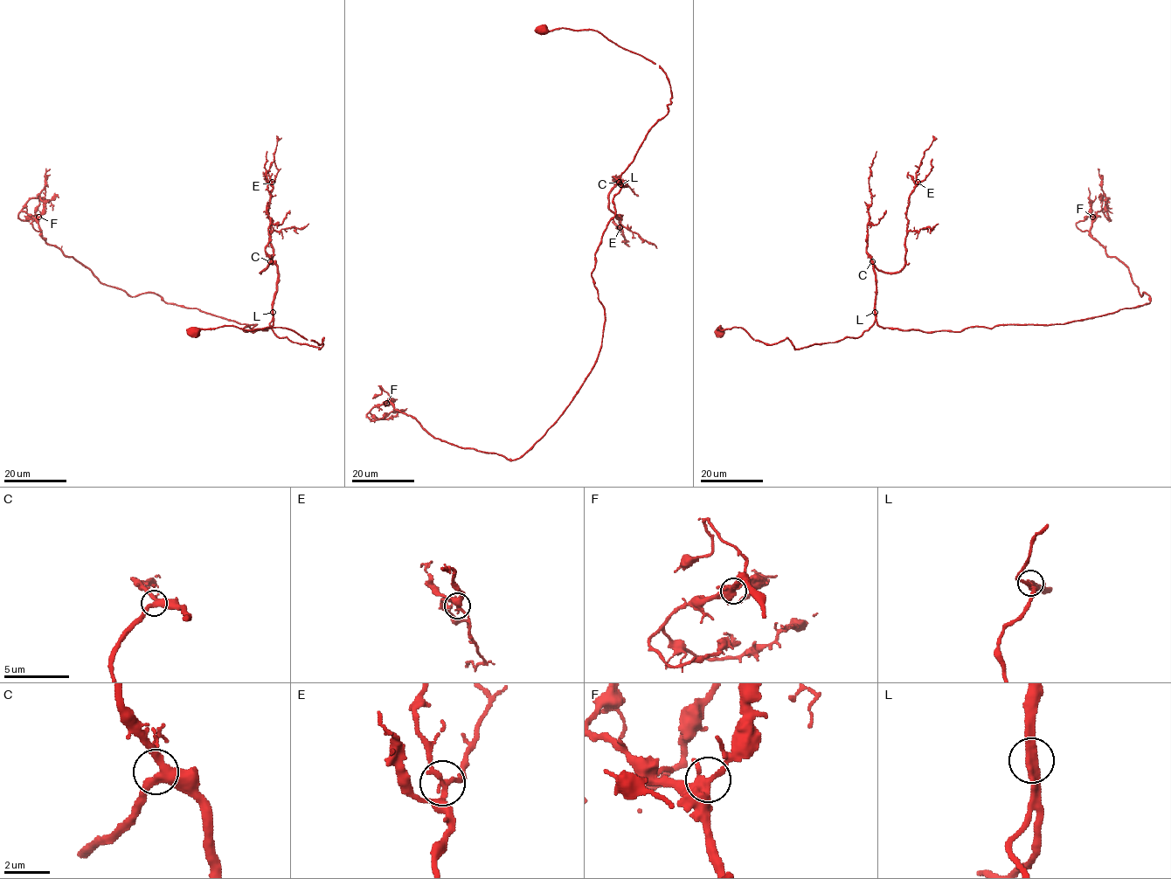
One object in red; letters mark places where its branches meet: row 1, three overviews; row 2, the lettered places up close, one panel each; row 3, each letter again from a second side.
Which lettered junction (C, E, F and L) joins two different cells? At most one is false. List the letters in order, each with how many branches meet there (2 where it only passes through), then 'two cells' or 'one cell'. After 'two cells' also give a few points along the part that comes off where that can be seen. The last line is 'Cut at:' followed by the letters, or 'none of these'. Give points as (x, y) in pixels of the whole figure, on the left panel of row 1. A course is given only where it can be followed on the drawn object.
C: 3 branches meet; one cell
E: 3 branches meet; one cell
F: 2 branches meet; one cell
L: 2 branches meet; one cell
Cut at: none of these

